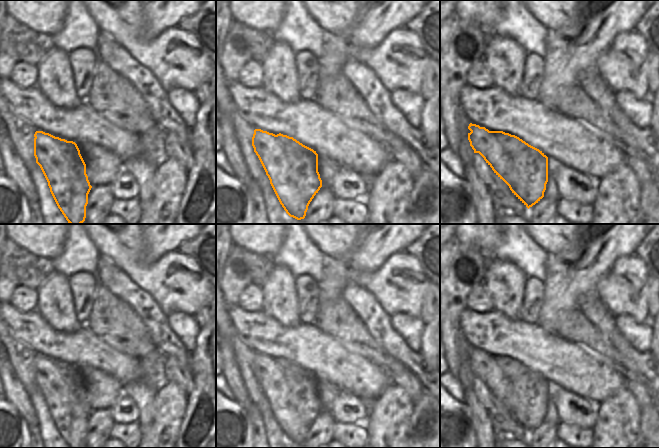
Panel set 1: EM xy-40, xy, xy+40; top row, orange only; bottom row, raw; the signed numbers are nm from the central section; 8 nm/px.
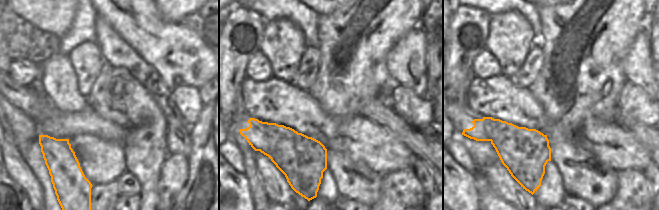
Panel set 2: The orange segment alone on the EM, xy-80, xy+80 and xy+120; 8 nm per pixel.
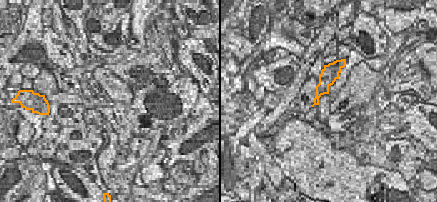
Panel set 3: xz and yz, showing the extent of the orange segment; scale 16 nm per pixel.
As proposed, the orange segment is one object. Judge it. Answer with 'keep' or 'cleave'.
cleave

